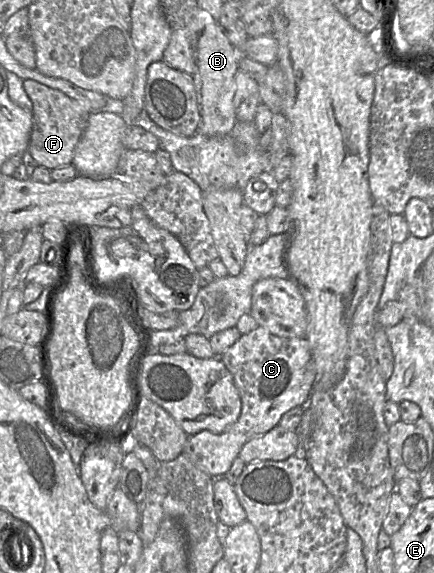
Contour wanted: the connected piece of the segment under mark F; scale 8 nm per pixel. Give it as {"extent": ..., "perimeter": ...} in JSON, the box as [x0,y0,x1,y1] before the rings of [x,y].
{"extent":[23,80,91,171],"perimeter":[[[23,80],[23,88],[32,103],[32,130],[27,152],[38,166],[50,171],[72,165],[75,147],[84,133],[91,113],[81,102],[35,80]]]}

